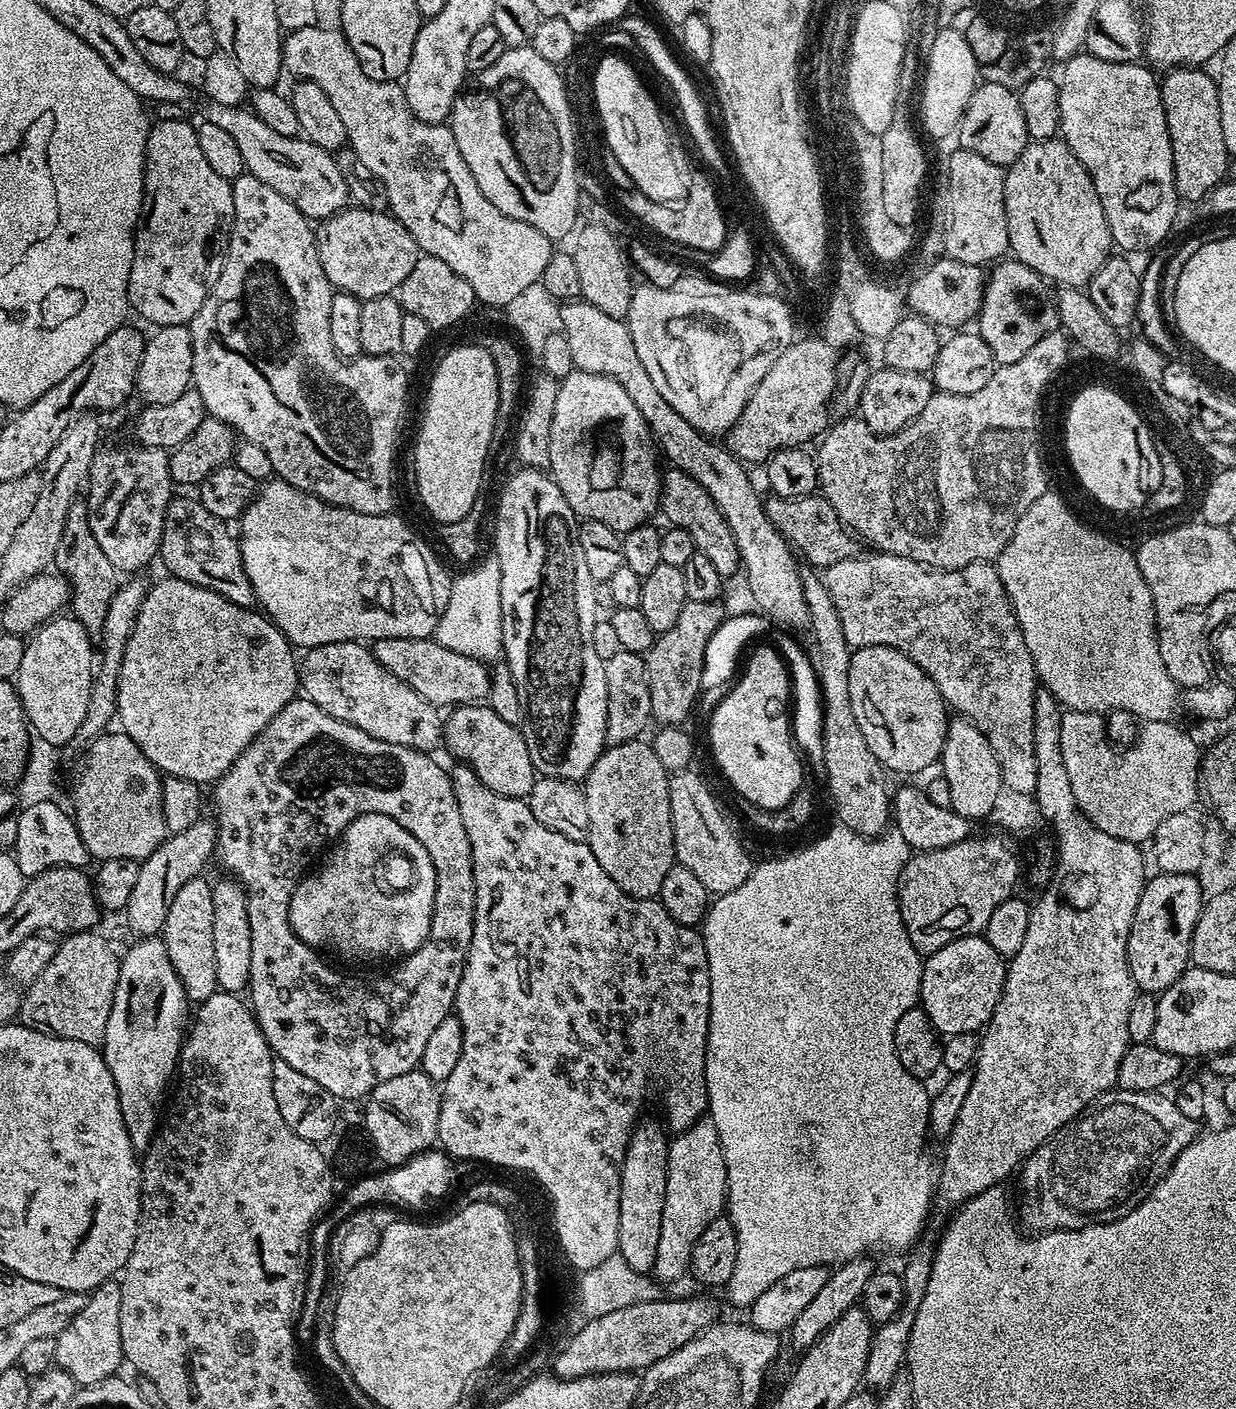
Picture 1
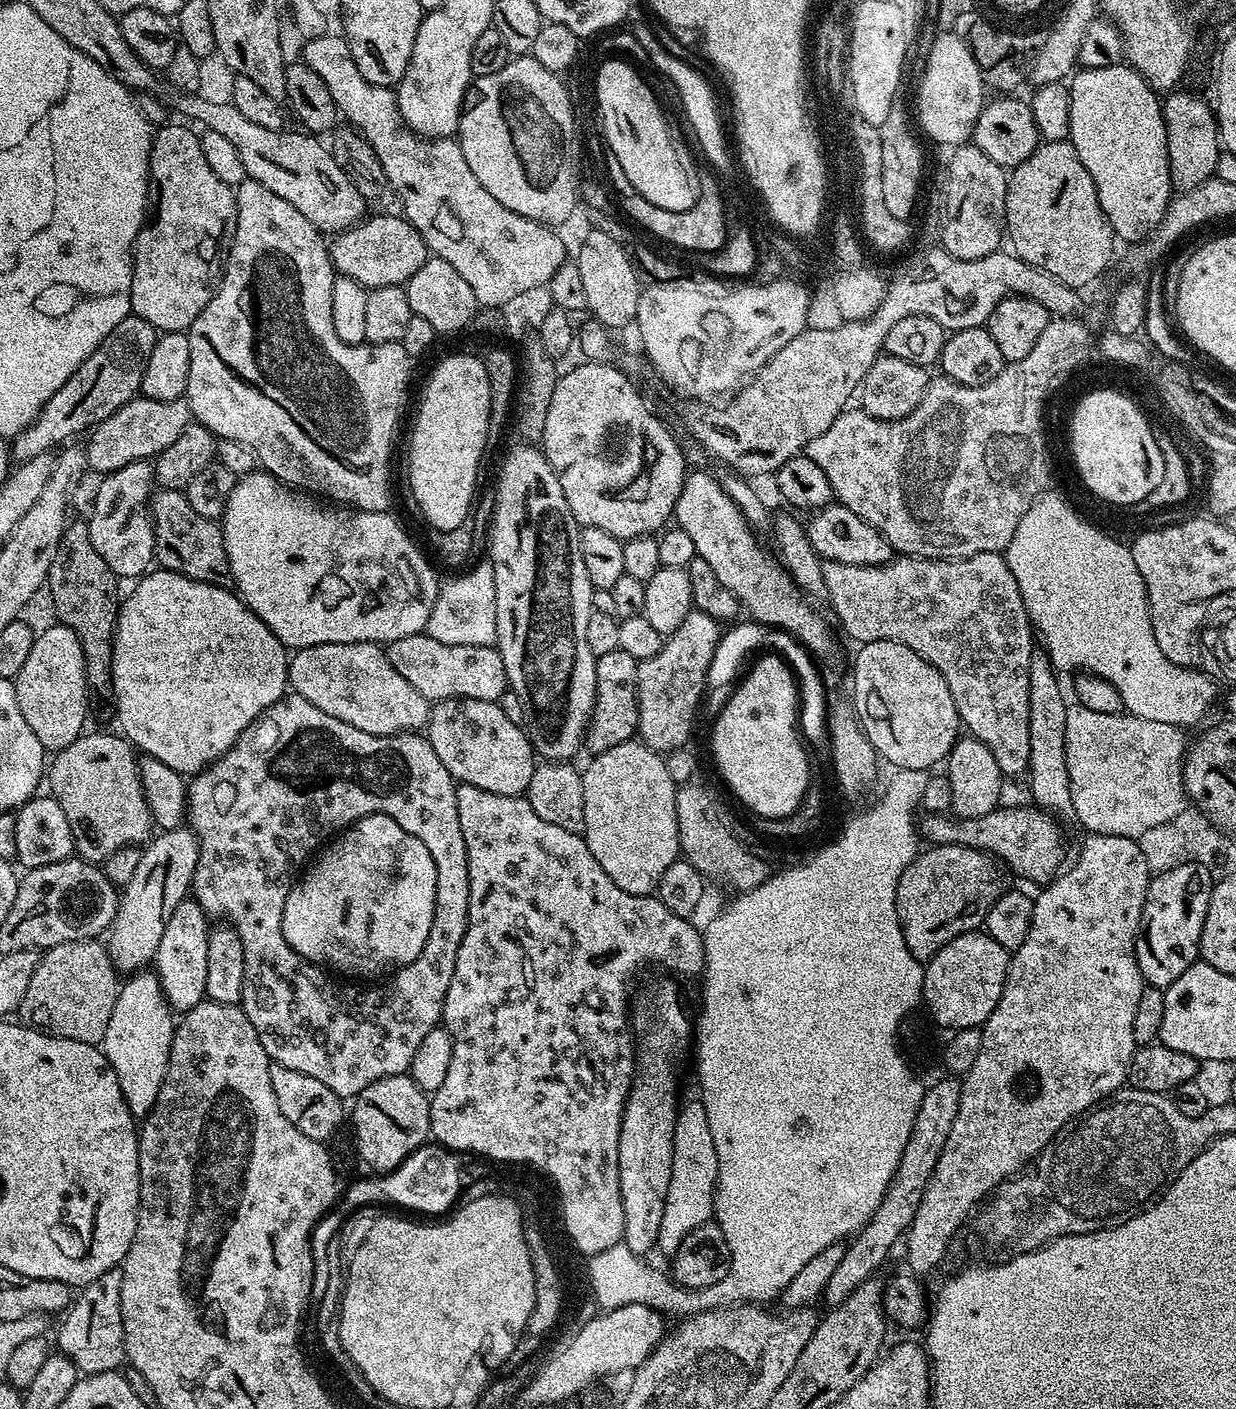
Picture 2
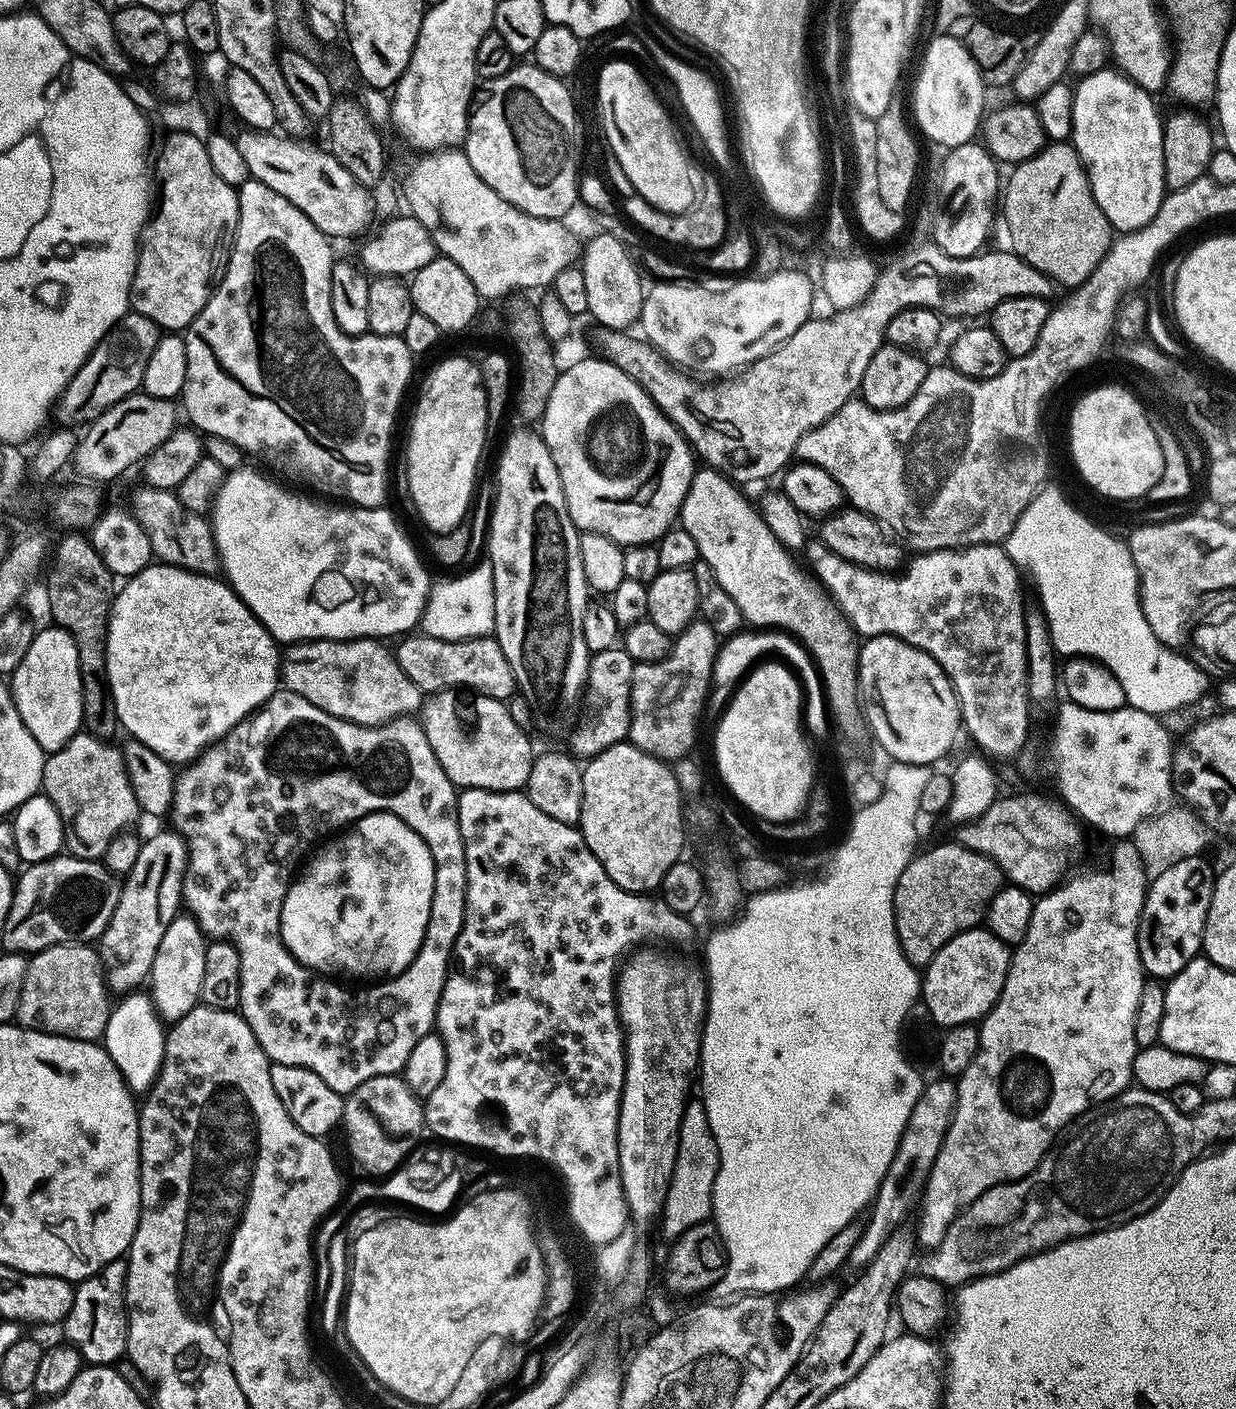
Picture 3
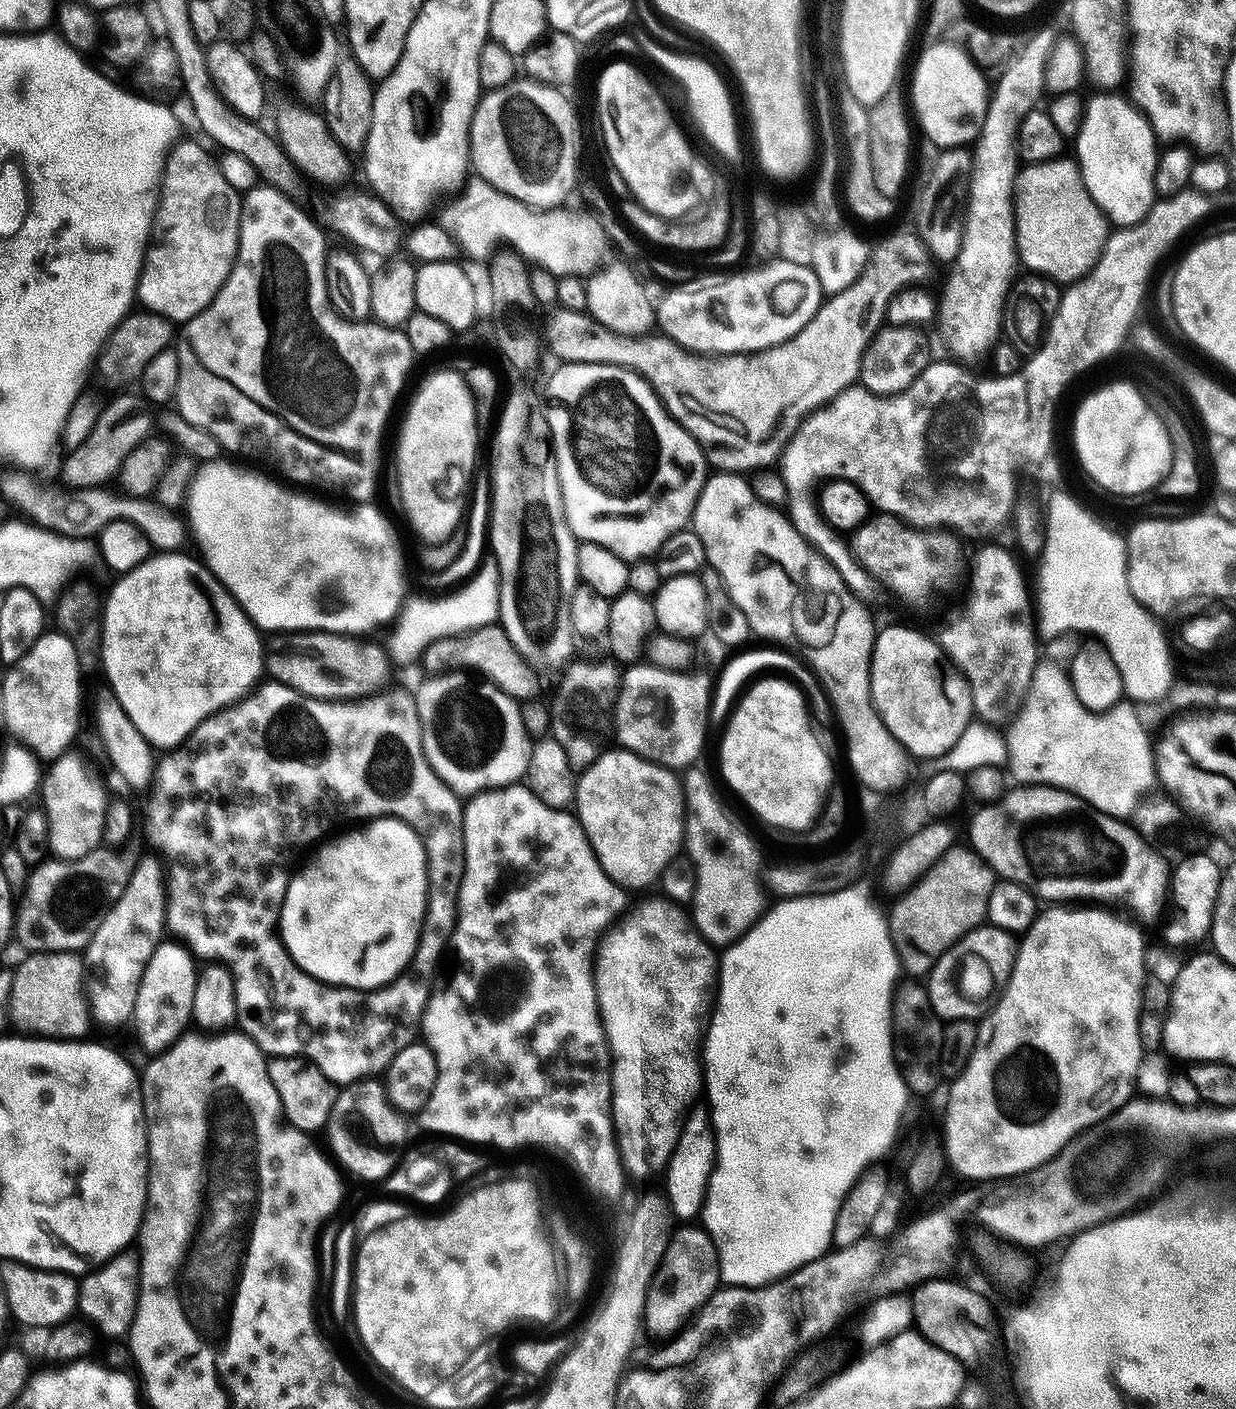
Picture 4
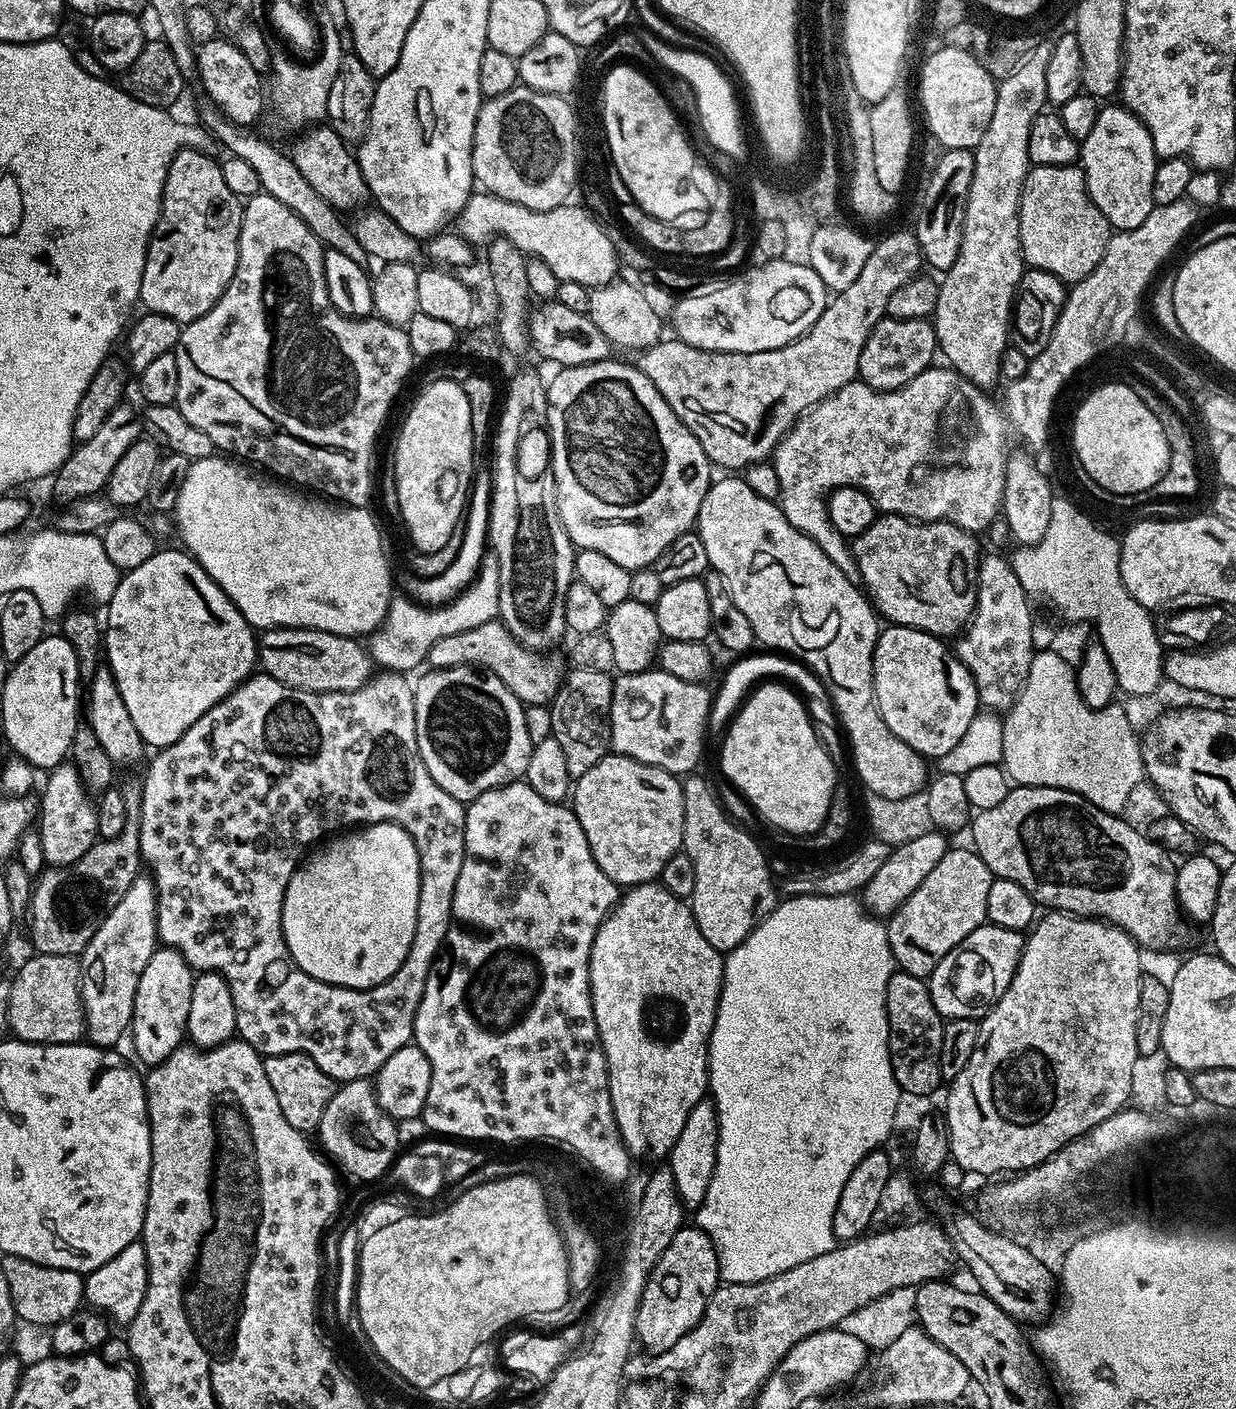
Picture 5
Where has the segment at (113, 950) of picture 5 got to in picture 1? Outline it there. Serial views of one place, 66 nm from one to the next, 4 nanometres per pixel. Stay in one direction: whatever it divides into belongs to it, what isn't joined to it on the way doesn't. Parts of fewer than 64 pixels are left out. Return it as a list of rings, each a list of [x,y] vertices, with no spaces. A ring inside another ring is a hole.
[[[202,818],[190,830],[173,832],[168,839],[154,850],[146,859],[140,861],[138,883],[134,886],[134,894],[130,894],[130,902],[126,909],[128,924],[140,938],[152,938],[163,929],[170,902],[174,902],[174,894],[182,890],[184,883],[190,878],[201,875],[205,870],[204,863],[213,859],[216,851],[216,826],[211,819]]]

